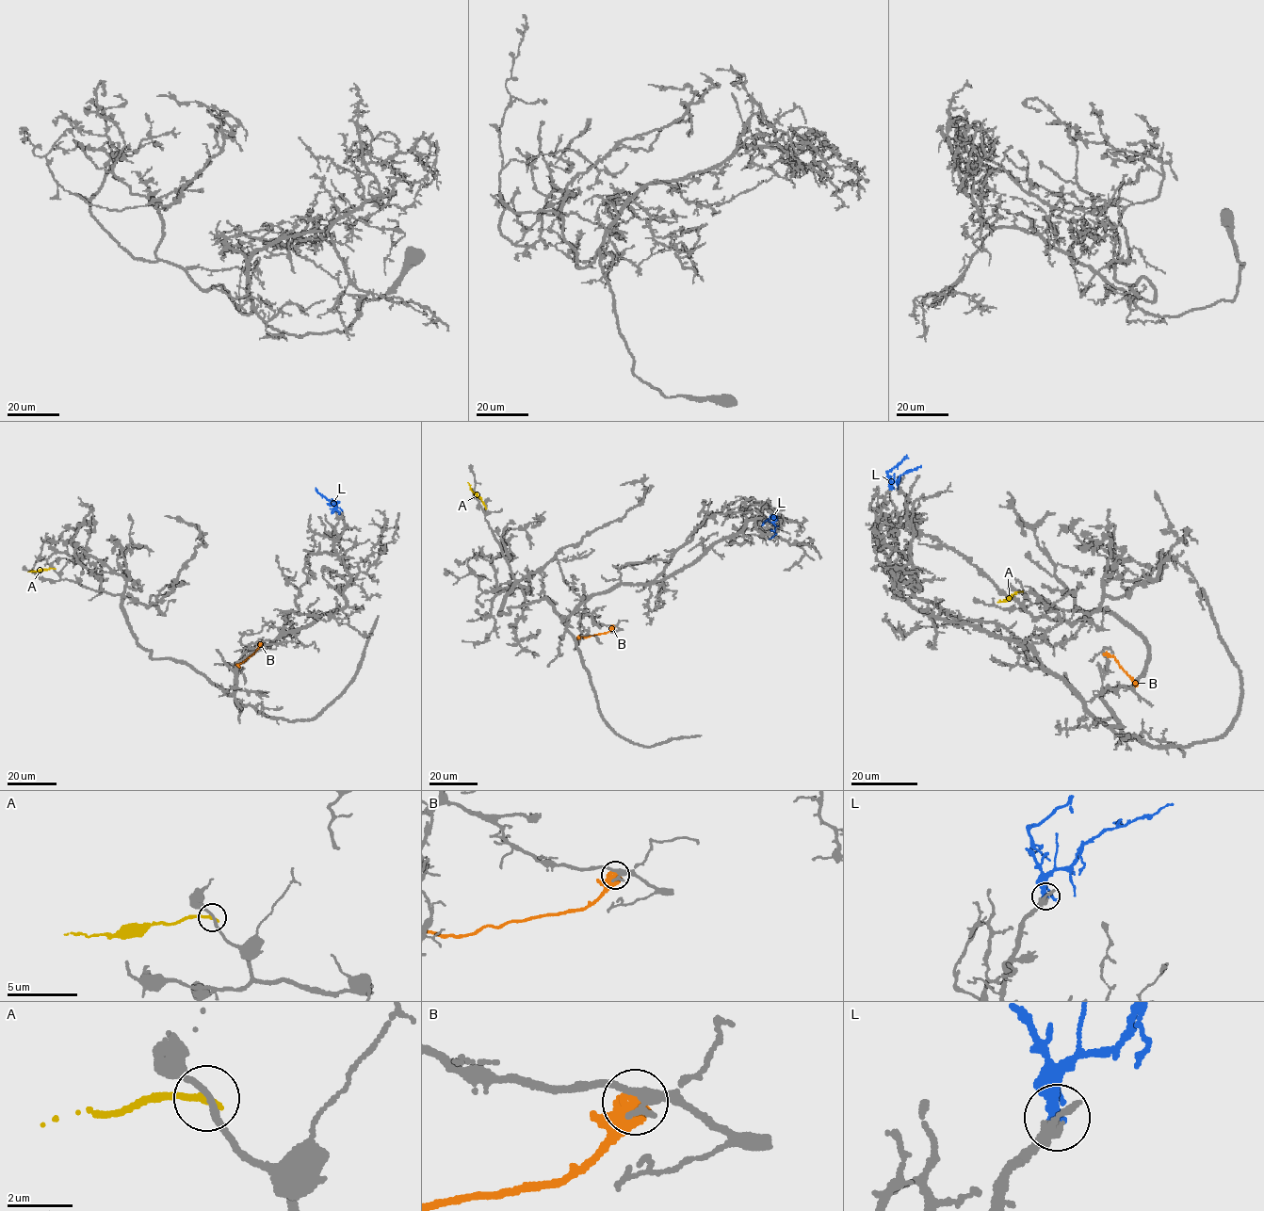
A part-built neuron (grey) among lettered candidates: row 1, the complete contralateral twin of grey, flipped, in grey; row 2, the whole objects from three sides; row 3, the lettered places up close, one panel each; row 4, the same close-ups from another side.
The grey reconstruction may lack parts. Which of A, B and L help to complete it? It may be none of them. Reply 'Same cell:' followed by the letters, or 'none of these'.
Same cell: L

